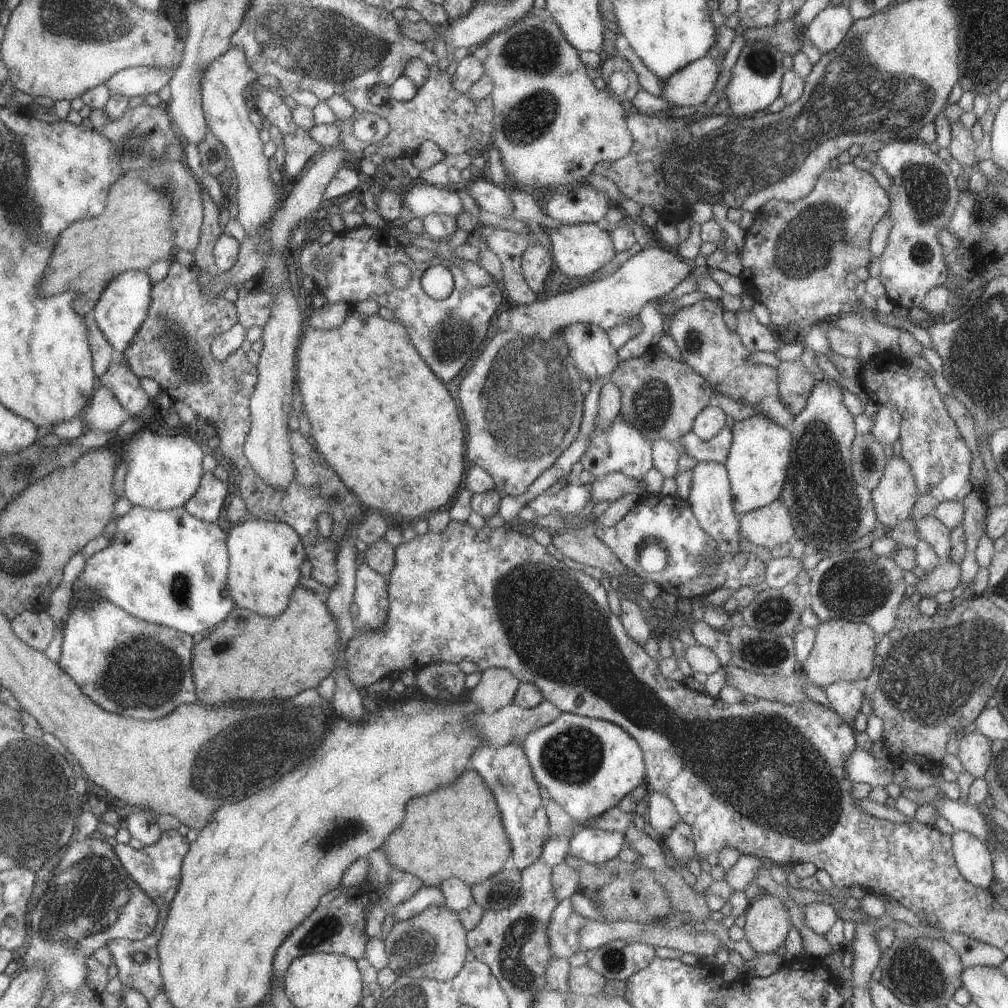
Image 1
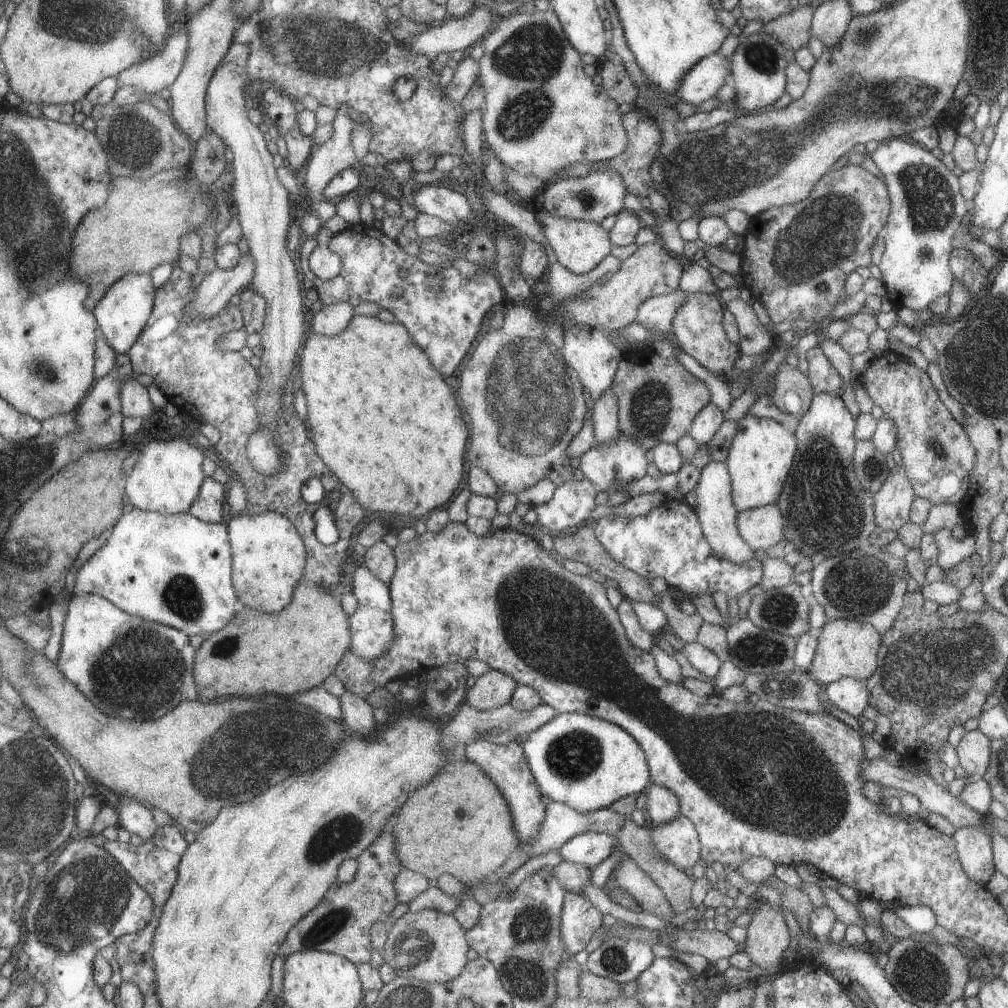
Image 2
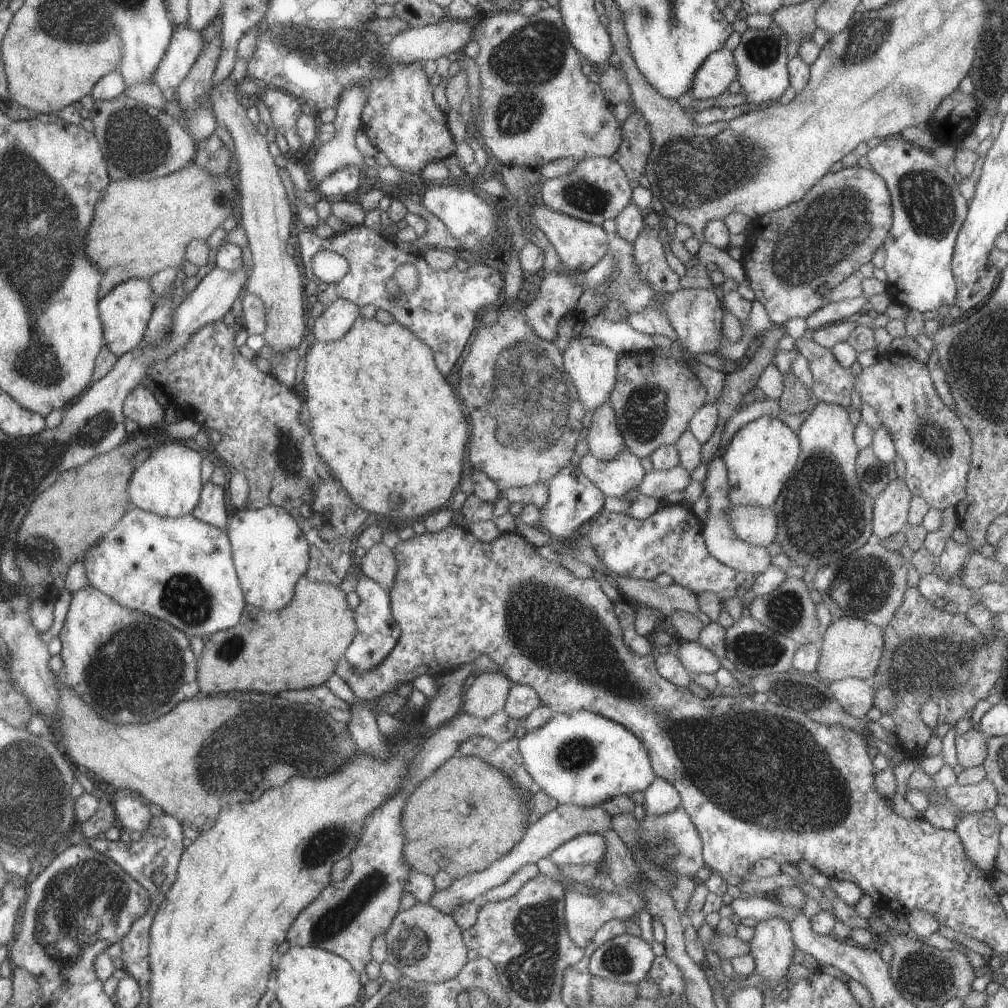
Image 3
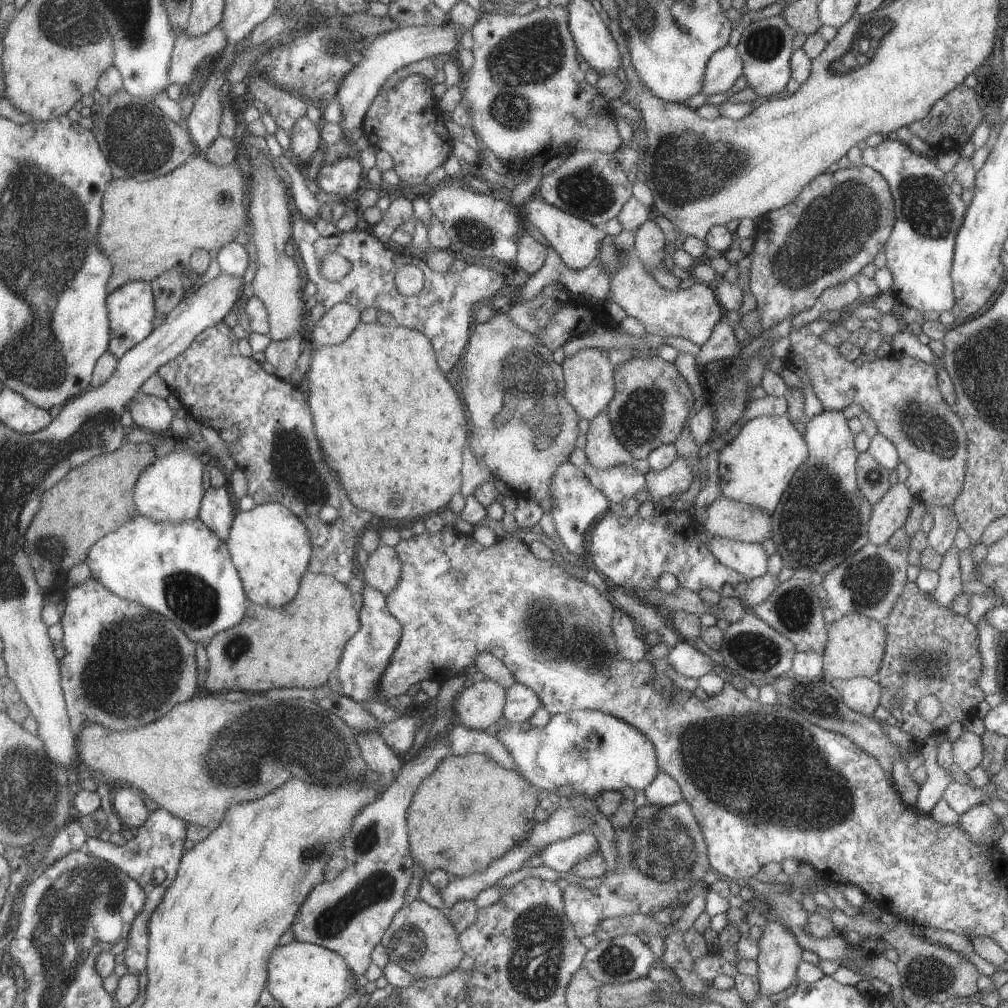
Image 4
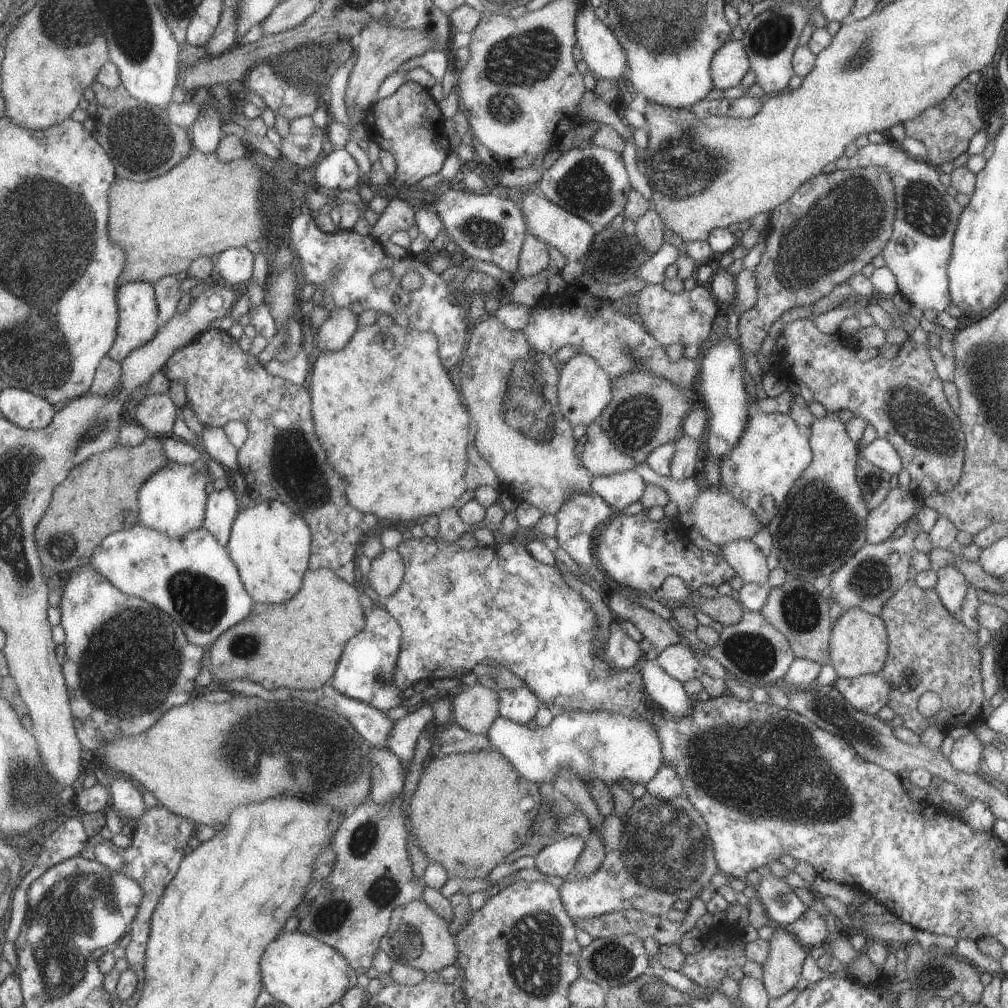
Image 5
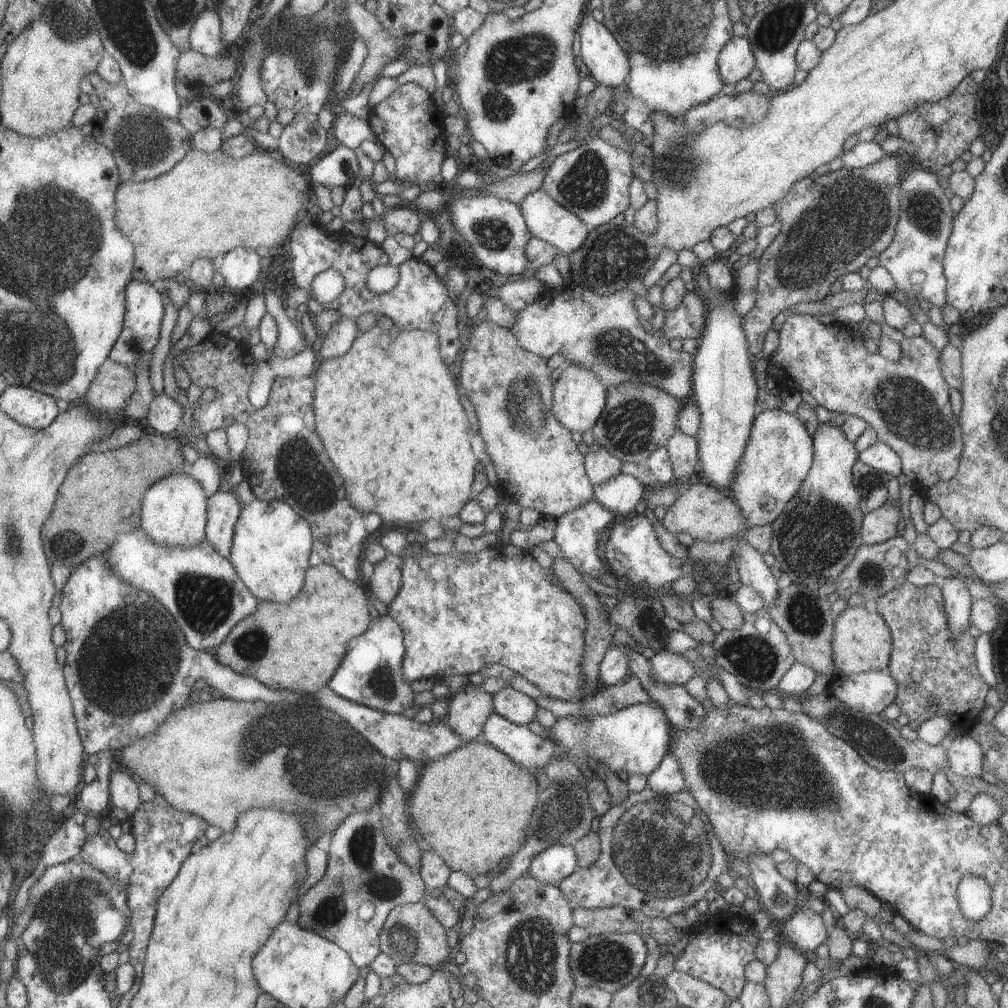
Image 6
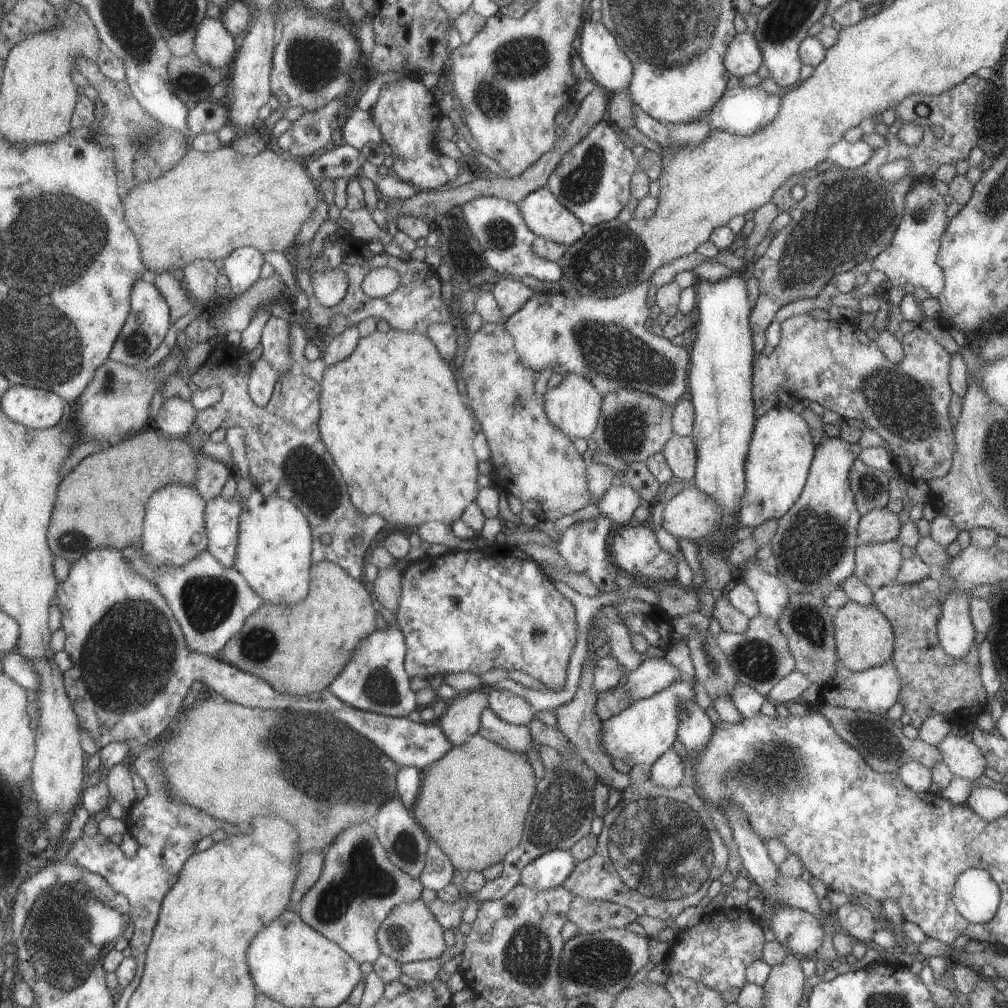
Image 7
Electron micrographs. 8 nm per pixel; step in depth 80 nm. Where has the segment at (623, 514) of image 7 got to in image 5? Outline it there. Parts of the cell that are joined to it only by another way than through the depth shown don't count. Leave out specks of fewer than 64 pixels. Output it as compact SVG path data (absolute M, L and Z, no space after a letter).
M633 469L592 476L590 480L590 489L595 491L615 512L620 512L622 508L635 502L644 488L643 480Z

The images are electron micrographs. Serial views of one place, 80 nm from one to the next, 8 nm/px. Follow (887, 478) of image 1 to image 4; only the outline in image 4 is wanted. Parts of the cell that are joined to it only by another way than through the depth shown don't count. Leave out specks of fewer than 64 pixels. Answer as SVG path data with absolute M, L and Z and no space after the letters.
M897 481L871 507L868 522L868 542L883 545L887 538L906 523L910 508L915 502L906 483Z

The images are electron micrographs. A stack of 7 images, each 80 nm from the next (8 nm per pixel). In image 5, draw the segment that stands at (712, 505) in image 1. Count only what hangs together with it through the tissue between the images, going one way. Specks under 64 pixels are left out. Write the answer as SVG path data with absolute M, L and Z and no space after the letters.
M739 539L719 546L718 554L747 583L767 585L765 557L749 539Z

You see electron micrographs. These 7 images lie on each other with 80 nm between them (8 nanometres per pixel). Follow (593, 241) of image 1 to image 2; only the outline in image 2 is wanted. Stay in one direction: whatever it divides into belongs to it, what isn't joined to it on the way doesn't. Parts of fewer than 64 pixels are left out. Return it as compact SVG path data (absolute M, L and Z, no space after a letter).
M542 212L537 215L537 226L541 226L544 238L552 248L558 263L574 275L582 275L595 268L611 250L610 234L597 223L567 220Z

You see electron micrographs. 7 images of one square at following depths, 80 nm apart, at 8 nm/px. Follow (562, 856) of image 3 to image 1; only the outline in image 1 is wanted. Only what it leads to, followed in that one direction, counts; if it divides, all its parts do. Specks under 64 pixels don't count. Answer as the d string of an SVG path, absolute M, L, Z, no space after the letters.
M585 826L569 839L566 852L567 855L600 865L619 856L619 850L625 848L624 842L623 833Z

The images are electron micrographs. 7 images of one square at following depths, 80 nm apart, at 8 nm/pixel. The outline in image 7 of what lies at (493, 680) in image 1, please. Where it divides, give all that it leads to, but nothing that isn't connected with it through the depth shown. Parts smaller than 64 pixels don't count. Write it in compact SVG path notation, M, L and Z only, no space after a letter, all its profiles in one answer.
M484 688L461 692L437 720L452 746L463 744L469 735L478 732L481 711L488 707L486 693Z

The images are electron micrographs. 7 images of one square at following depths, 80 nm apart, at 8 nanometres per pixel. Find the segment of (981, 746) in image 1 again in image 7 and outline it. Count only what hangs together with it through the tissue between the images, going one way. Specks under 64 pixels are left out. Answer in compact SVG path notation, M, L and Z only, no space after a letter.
M949 732L936 747L942 758L941 762L945 763L952 775L973 782L984 772L983 753L965 736L958 737Z

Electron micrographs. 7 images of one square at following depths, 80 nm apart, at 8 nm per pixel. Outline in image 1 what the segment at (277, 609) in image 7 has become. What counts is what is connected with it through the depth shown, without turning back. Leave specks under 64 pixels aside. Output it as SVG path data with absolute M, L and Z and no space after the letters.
M299 586L291 591L285 610L276 617L264 617L249 609L234 606L229 616L219 626L207 631L194 647L192 671L199 700L204 705L227 704L235 700L265 702L275 698L289 699L301 690L316 688L334 667L337 641L336 623L320 595Z

